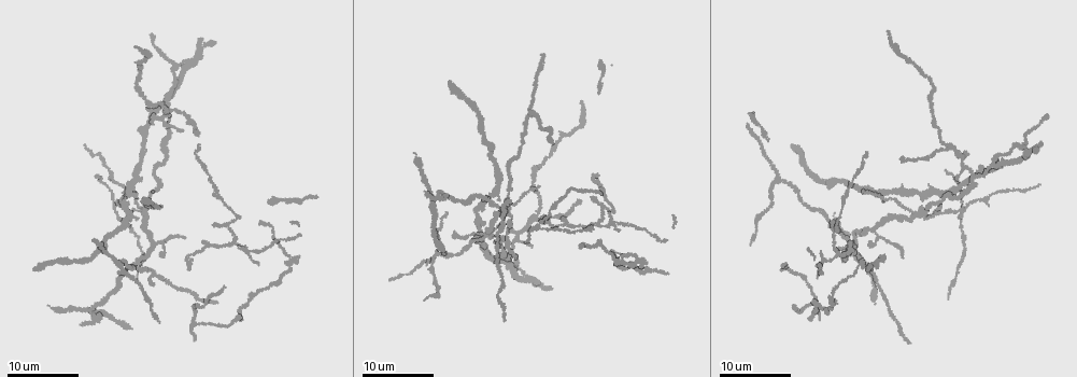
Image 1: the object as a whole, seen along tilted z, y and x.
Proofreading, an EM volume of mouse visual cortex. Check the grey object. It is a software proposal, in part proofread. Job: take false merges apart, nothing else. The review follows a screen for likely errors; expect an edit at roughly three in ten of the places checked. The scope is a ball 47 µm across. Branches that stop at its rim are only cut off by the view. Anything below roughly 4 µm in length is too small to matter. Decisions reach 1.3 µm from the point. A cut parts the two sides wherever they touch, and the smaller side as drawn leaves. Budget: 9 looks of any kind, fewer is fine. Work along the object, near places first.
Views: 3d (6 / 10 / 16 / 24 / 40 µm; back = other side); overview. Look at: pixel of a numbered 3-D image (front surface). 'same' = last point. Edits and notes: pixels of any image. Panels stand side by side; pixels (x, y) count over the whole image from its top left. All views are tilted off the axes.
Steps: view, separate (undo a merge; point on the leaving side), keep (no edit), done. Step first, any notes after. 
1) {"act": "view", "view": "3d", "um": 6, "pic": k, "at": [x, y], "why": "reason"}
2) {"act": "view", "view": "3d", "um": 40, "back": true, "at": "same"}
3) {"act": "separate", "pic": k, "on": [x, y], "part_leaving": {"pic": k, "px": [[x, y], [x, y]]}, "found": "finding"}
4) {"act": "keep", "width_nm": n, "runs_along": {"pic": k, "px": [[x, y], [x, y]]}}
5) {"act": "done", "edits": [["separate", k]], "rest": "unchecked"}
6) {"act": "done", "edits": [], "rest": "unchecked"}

{"act": "view", "view": "3d", "um": 16, "pic": 1, "at": [235, 241], "why": "three arms meet"}

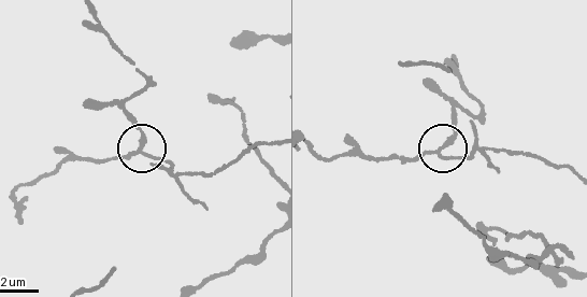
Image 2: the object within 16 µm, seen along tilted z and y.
{"act": "view", "view": "3d", "um": 10, "pic": 2, "at": [141, 152]}

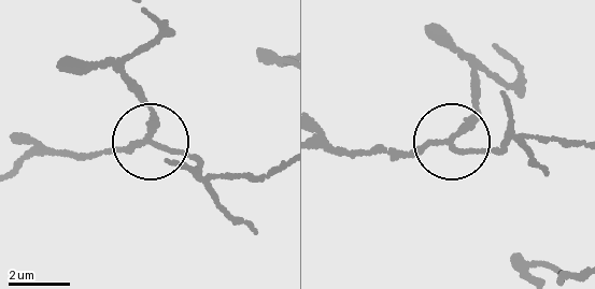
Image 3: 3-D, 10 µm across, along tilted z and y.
{"act": "keep", "found": "continuous, no second cell"}

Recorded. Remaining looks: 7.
{"act": "view", "view": "3d", "um": 16, "pic": 1, "at": [776, 180]}

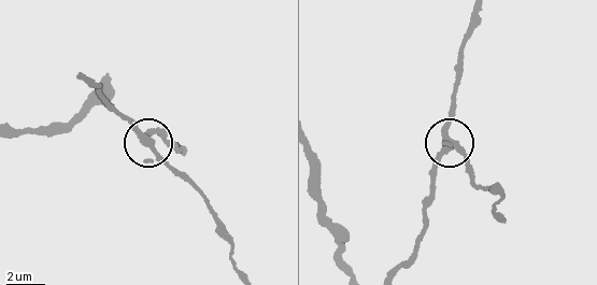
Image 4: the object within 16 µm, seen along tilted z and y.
{"act": "view", "view": "3d", "um": 6, "pic": 4, "at": [448, 138]}

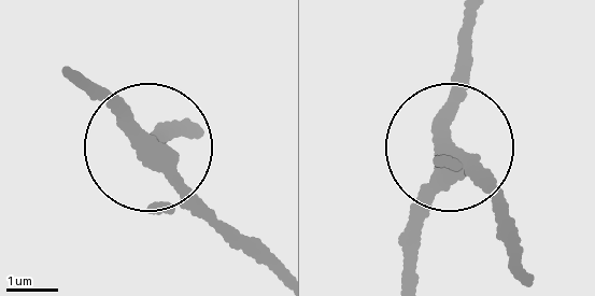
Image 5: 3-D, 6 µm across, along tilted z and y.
{"act": "keep", "width_nm": 310, "runs_along": {"pic": 5, "px": [[414, 267], [430, 172], [448, 152], [498, 215]]}, "found": "one cell here"}

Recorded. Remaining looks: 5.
{"act": "view", "view": "3d", "um": 24, "pic": 1, "at": [922, 214], "why": "thin arm on a thick one"}

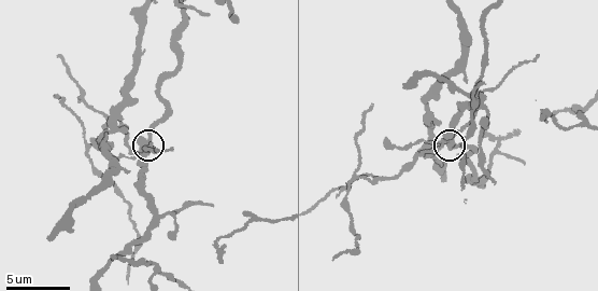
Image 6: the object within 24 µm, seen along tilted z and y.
{"act": "view", "view": "3d", "um": 10, "at": "same"}

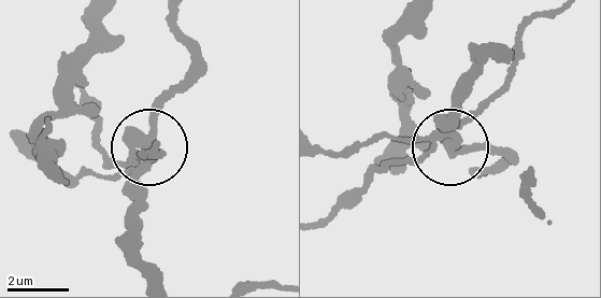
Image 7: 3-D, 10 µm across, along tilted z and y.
{"act": "view", "view": "3d", "um": 6, "at": "same"}

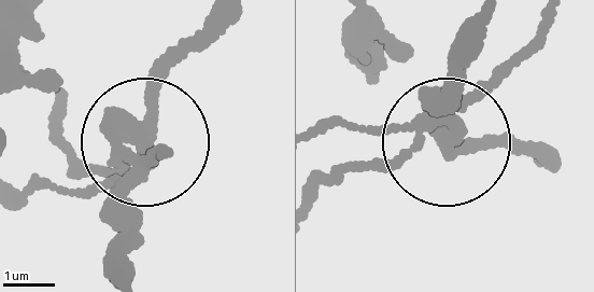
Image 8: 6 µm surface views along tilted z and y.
{"act": "separate", "pic": 8, "on": [147, 161], "found": "two cells meet here"}

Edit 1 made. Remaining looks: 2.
{"act": "view", "view": "3d", "um": 24, "pic": 1, "at": [978, 177], "why": "a fork"}

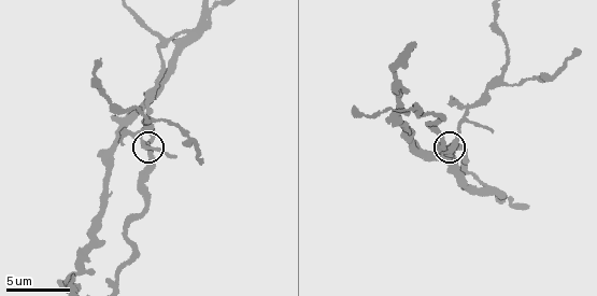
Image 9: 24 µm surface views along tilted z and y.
{"act": "view", "view": "3d", "um": 10, "at": "same"}

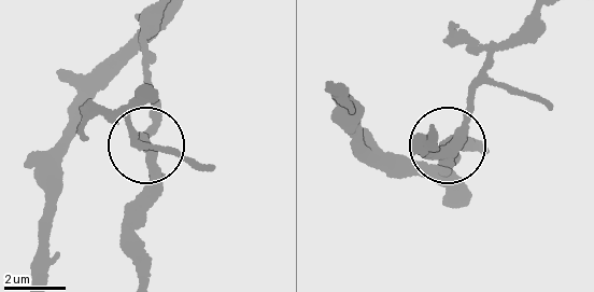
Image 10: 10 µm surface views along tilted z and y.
{"act": "keep", "width_nm": 240, "found": "one cell here"}

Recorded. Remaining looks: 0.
{"act": "done", "edits": [["separate", 8]], "rest": "unchecked"}

